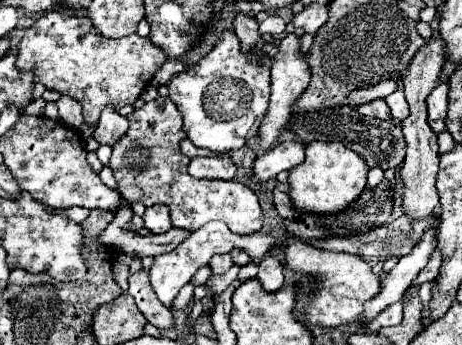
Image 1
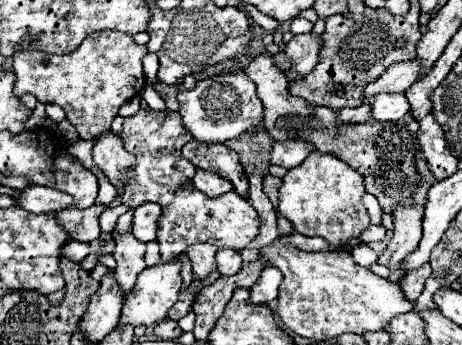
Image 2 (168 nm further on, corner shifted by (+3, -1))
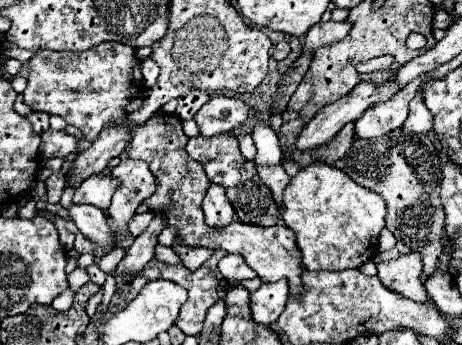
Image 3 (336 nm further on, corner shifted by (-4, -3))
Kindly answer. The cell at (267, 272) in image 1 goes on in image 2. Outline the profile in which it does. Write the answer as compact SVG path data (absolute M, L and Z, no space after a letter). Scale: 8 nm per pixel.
M268 266L262 270L258 282L250 288L250 304L270 304L278 296L278 286L282 282L282 274L278 268Z

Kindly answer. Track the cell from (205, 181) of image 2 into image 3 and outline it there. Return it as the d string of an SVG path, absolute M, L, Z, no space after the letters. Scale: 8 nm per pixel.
M217 184L209 186L205 200L203 200L203 212L205 212L205 220L211 228L221 228L235 218L231 202L227 200L227 194Z

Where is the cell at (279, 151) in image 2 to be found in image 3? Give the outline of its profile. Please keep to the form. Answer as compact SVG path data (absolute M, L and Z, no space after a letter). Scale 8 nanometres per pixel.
M389 78L389 80L387 80L383 86L379 86L379 88L373 86L373 84L369 84L369 82L357 84L347 96L343 96L341 100L337 100L337 102L325 106L315 118L311 118L311 120L305 124L305 128L301 130L301 134L299 134L299 138L297 138L297 142L295 142L295 146L297 146L299 150L315 150L315 148L321 148L321 146L327 144L347 122L359 120L359 118L363 116L363 112L365 112L369 106L373 106L373 104L377 104L377 102L383 102L383 100L389 100L397 90L399 90L399 86L395 86L393 78Z

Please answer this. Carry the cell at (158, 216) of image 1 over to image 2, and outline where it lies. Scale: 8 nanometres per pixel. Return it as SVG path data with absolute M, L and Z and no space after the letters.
M144 204L134 210L132 218L132 232L140 242L150 242L156 240L156 230L158 230L158 216L160 216L160 206L156 204Z

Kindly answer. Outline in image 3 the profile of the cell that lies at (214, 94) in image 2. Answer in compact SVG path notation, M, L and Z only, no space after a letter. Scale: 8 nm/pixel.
M213 96L201 110L195 114L195 122L199 132L207 138L233 132L245 124L251 106L241 98L227 98L227 96Z

